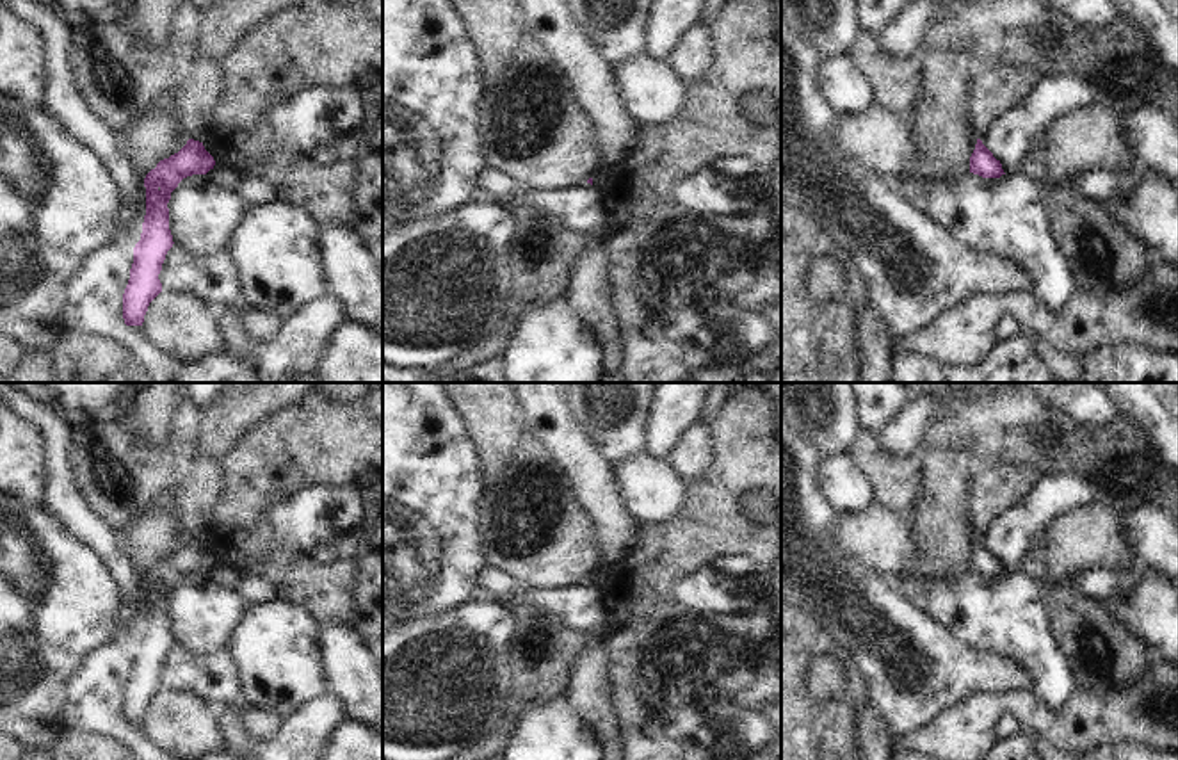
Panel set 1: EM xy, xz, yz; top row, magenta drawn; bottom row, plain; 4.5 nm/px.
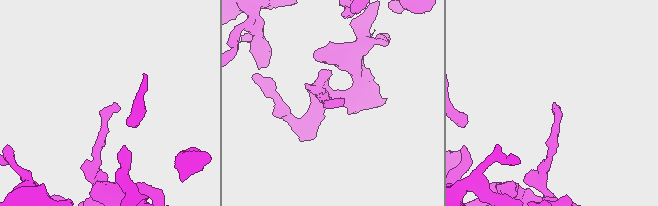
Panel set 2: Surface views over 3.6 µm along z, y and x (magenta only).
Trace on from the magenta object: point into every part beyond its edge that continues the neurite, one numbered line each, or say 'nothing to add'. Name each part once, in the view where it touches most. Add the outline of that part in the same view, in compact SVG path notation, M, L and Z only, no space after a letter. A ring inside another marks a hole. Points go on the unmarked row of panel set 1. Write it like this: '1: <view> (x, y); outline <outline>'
nothing to add

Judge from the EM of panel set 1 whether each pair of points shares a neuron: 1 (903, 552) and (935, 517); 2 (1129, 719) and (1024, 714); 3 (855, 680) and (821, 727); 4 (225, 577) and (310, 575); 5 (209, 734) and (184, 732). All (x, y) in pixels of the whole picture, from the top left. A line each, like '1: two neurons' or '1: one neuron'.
1: two neurons
2: one neuron
3: one neuron
4: two neurons
5: one neuron

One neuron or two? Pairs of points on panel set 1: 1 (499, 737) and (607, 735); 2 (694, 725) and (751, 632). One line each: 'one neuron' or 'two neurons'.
1: two neurons
2: one neuron

